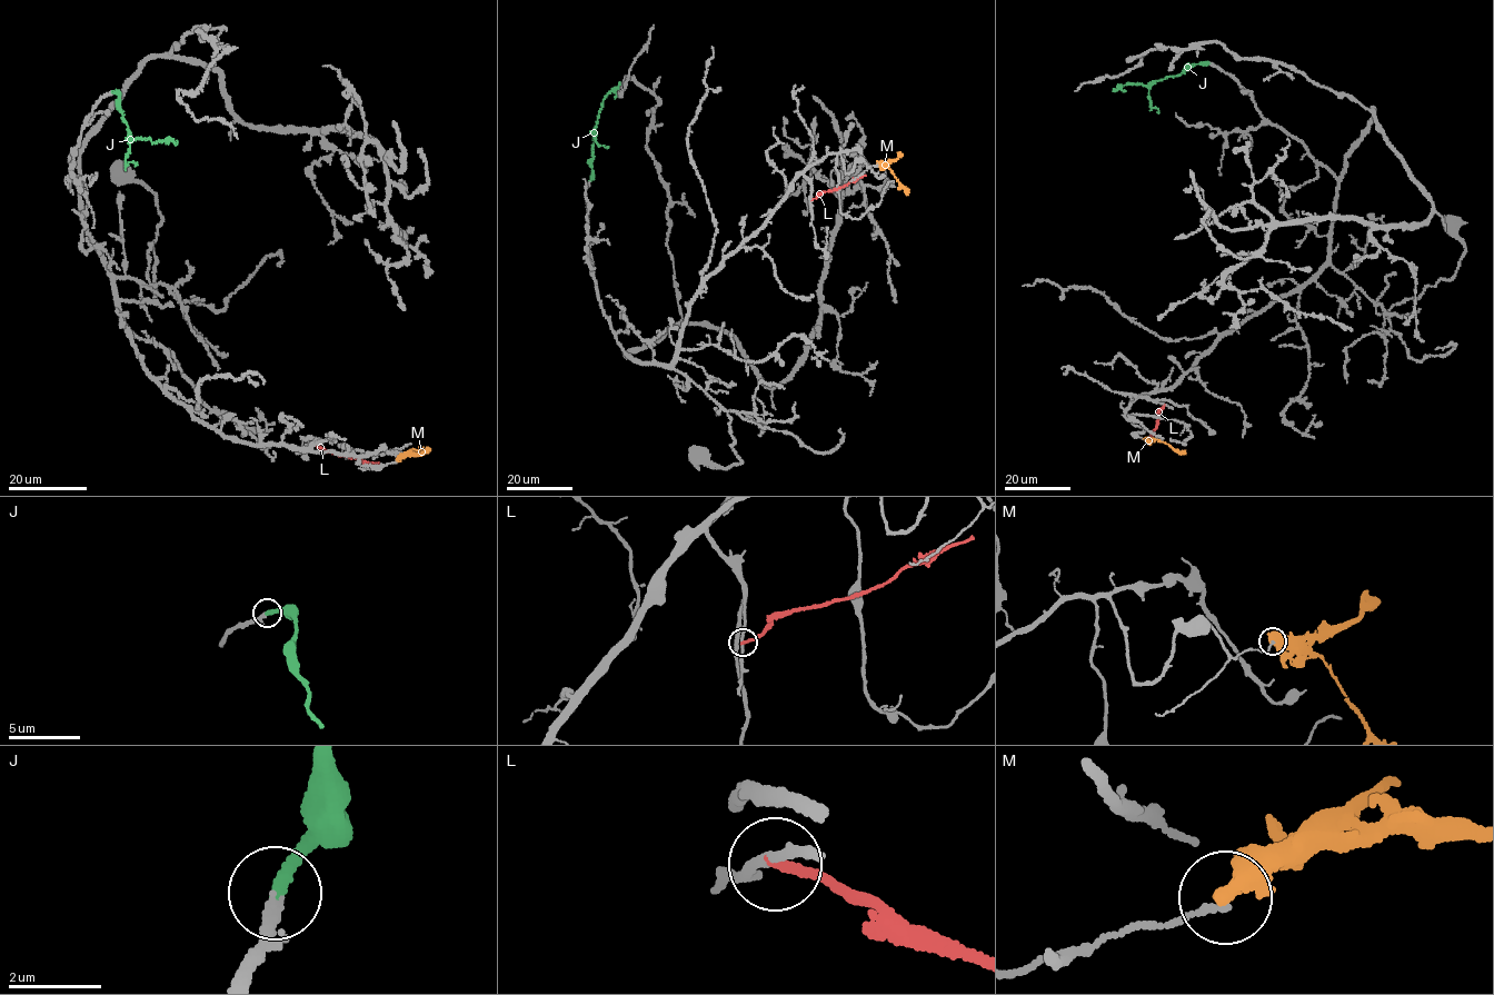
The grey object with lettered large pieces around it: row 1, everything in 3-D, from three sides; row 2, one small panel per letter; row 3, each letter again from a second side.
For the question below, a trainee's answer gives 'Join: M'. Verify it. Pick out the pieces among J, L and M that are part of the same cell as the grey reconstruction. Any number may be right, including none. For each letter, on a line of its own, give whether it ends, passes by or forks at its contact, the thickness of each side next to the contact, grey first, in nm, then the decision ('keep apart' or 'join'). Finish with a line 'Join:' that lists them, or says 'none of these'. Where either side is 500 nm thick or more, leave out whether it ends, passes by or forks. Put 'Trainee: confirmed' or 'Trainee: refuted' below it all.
J: it ends there; 280 nm thick on the grey side, 320 nm on the other; join
L: it ends there; 180 nm thick on the grey side, 220 nm on the other; keep apart
M: 130 nm thick on the grey side, 600 nm on the other; keep apart
Join: J
Trainee: refuted

